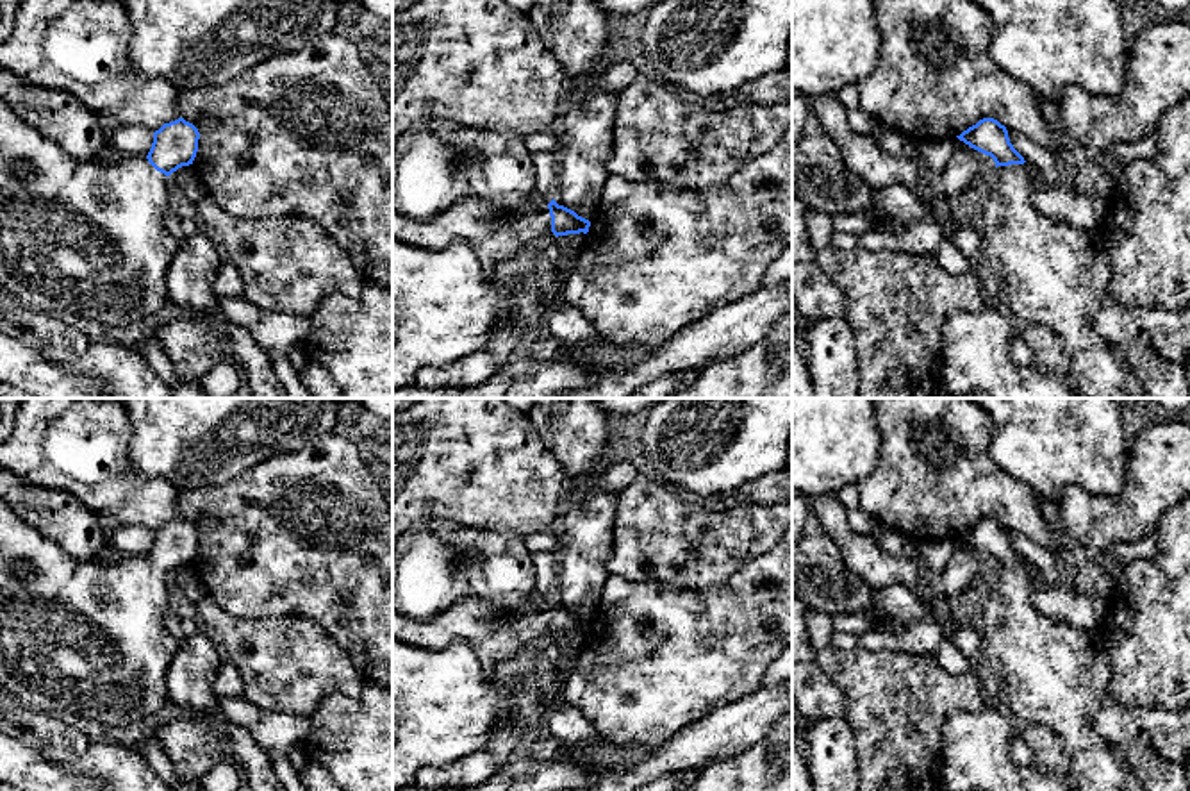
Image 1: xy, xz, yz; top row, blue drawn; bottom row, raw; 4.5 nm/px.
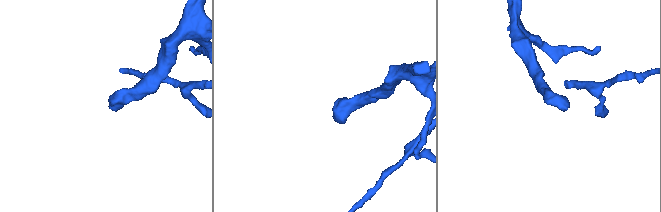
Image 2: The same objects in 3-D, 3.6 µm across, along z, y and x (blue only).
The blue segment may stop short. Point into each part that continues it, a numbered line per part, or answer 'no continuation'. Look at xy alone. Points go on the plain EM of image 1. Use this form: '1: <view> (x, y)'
1: xy (90, 638)

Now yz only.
1: yz (1041, 670)

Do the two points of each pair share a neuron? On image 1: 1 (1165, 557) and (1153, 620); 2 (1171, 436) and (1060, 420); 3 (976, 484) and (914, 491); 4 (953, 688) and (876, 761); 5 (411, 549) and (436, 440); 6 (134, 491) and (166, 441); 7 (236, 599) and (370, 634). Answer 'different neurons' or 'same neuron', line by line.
1: different neurons
2: different neurons
3: same neuron
4: same neuron
5: different neurons
6: different neurons
7: same neuron

